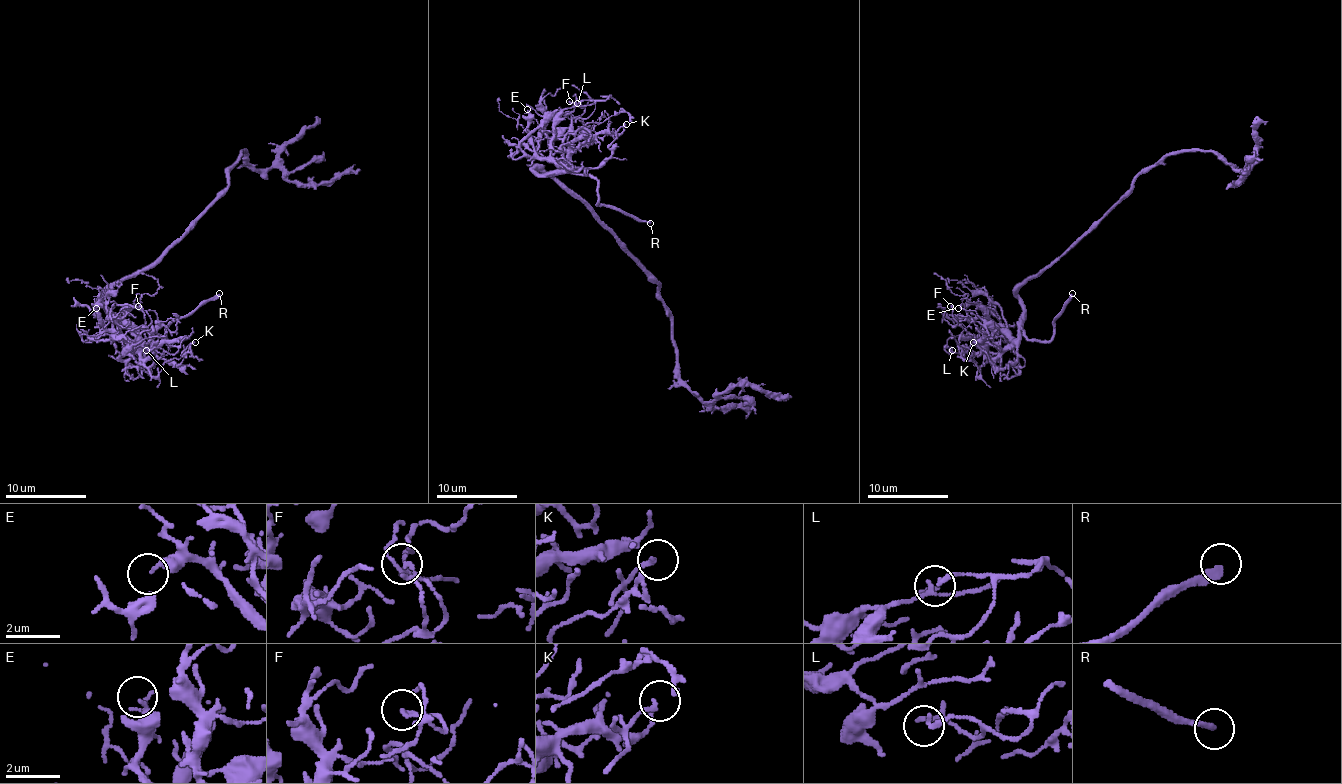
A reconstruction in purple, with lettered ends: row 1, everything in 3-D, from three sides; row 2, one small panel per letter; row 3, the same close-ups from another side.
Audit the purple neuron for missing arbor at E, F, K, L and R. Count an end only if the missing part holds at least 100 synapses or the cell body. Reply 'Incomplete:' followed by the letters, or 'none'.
Incomplete: R

